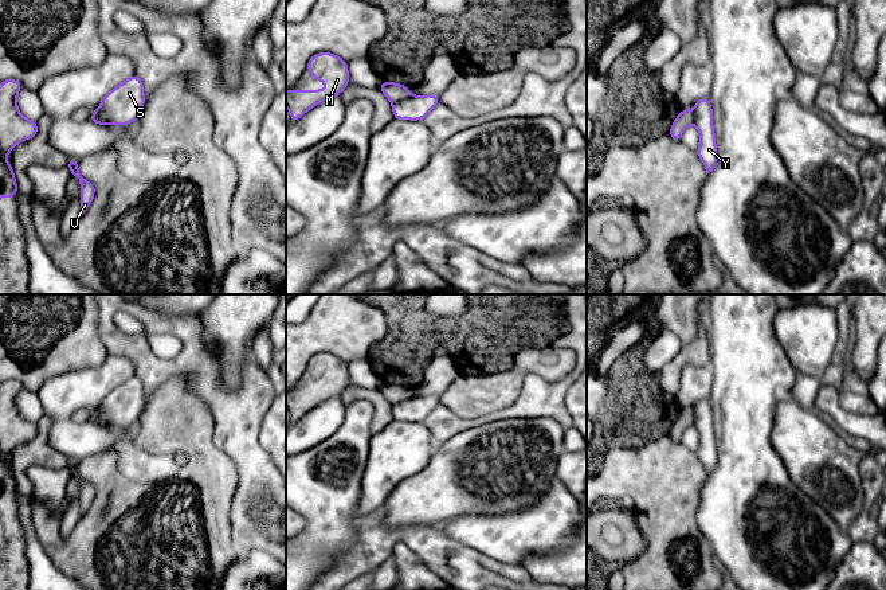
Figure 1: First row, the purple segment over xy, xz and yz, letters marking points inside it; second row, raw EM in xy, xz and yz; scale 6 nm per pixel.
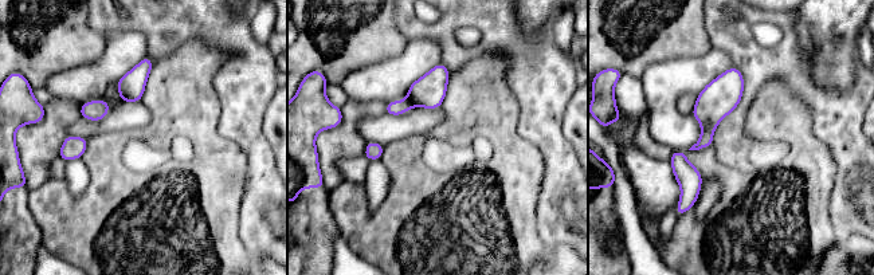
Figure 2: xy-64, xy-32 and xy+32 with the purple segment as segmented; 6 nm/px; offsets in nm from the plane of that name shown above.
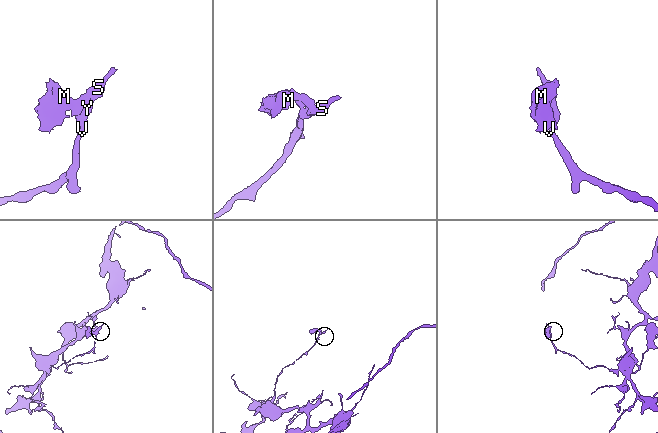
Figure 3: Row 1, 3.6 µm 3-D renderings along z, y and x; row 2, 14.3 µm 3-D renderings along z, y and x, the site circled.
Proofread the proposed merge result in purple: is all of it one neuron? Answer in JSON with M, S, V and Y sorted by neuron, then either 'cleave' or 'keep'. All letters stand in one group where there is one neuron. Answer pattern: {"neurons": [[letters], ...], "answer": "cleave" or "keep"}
{"neurons": [["M"], ["S", "V", "Y"]], "answer": "cleave"}

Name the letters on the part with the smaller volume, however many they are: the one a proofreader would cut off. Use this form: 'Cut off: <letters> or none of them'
Cut off: M

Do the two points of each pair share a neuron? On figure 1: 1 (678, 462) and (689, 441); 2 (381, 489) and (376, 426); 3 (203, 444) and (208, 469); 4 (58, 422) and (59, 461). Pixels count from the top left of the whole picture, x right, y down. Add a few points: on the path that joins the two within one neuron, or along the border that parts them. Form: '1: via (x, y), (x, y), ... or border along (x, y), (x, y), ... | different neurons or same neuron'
1: border along (679, 440), (694, 452) | different neurons
2: border along (394, 419), (373, 434) | different neurons
3: via (203, 450), (204, 462) | same neuron
4: border along (48, 421), (50, 444), (67, 457), (79, 461) | different neurons

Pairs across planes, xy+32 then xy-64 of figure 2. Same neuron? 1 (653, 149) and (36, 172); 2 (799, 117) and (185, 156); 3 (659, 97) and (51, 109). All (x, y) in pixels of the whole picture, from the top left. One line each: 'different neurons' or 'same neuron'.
1: same neuron
2: different neurons
3: different neurons

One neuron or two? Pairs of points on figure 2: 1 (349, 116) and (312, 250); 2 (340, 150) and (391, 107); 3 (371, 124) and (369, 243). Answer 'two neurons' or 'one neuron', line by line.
1: one neuron
2: one neuron
3: two neurons

